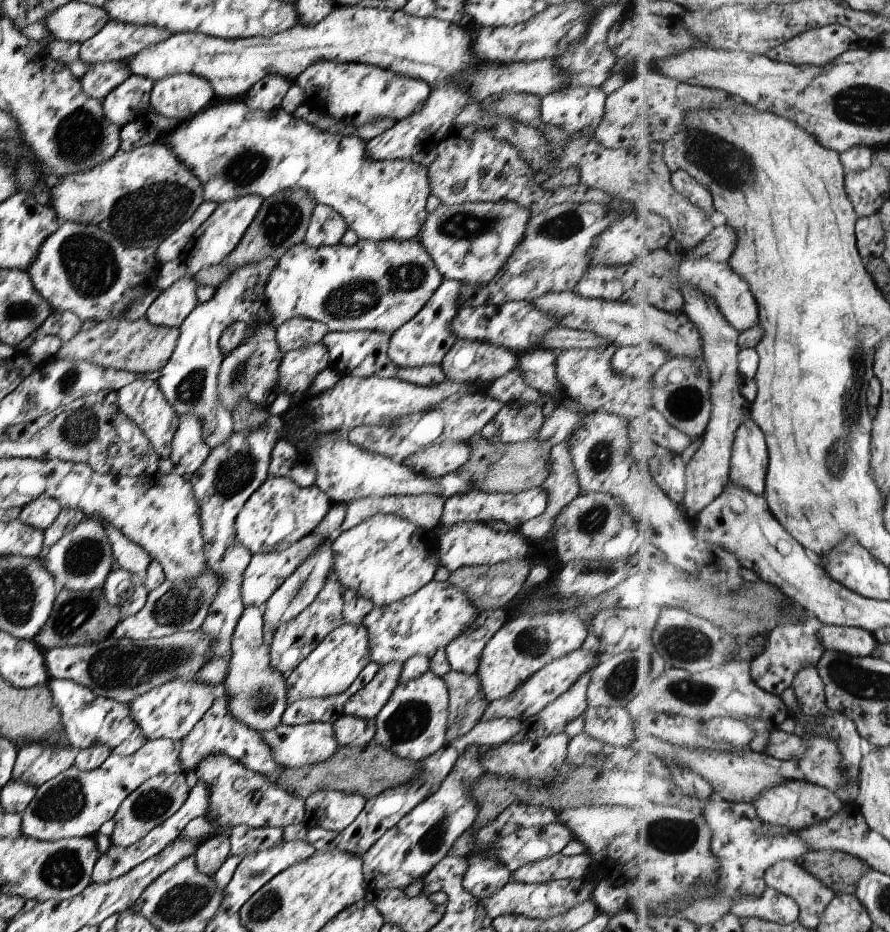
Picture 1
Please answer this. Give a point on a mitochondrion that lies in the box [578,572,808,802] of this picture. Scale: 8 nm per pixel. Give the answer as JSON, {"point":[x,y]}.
{"point":[682,642]}

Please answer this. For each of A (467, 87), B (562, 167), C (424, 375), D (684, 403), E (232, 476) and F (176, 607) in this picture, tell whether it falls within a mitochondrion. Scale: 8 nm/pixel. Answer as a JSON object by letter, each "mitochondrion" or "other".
{"A":"other","B":"other","C":"other","D":"mitochondrion","E":"mitochondrion","F":"mitochondrion"}

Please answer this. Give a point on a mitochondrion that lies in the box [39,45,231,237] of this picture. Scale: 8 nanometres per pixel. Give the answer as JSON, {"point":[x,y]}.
{"point":[79,139]}

